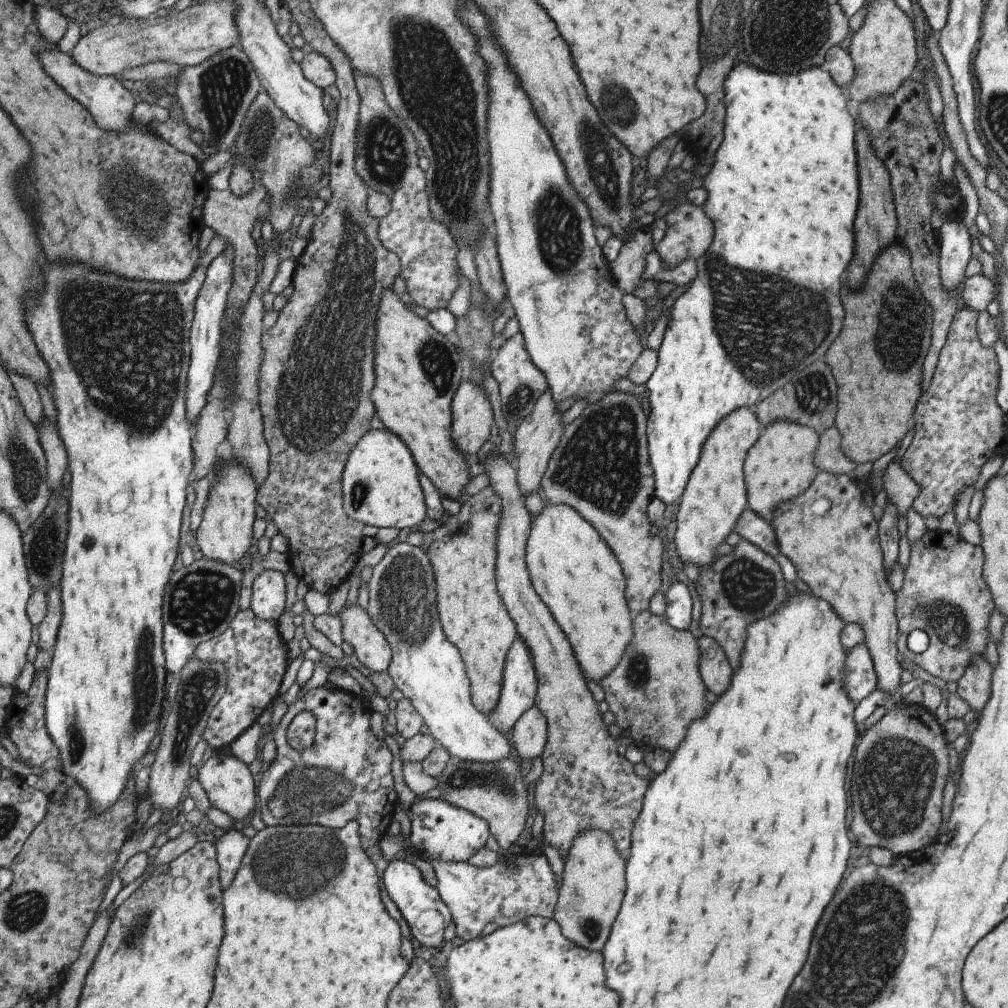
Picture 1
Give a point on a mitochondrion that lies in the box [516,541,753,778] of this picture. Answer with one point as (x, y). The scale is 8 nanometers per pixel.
(635, 679)

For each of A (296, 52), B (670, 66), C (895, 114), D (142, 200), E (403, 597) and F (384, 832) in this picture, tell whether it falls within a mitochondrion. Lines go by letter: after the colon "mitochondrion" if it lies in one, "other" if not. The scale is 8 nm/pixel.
A: other
B: other
C: other
D: mitochondrion
E: mitochondrion
F: other

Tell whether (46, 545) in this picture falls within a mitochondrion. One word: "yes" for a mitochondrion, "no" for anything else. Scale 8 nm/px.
yes

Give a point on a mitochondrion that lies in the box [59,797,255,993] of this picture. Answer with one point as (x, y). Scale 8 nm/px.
(137, 931)

